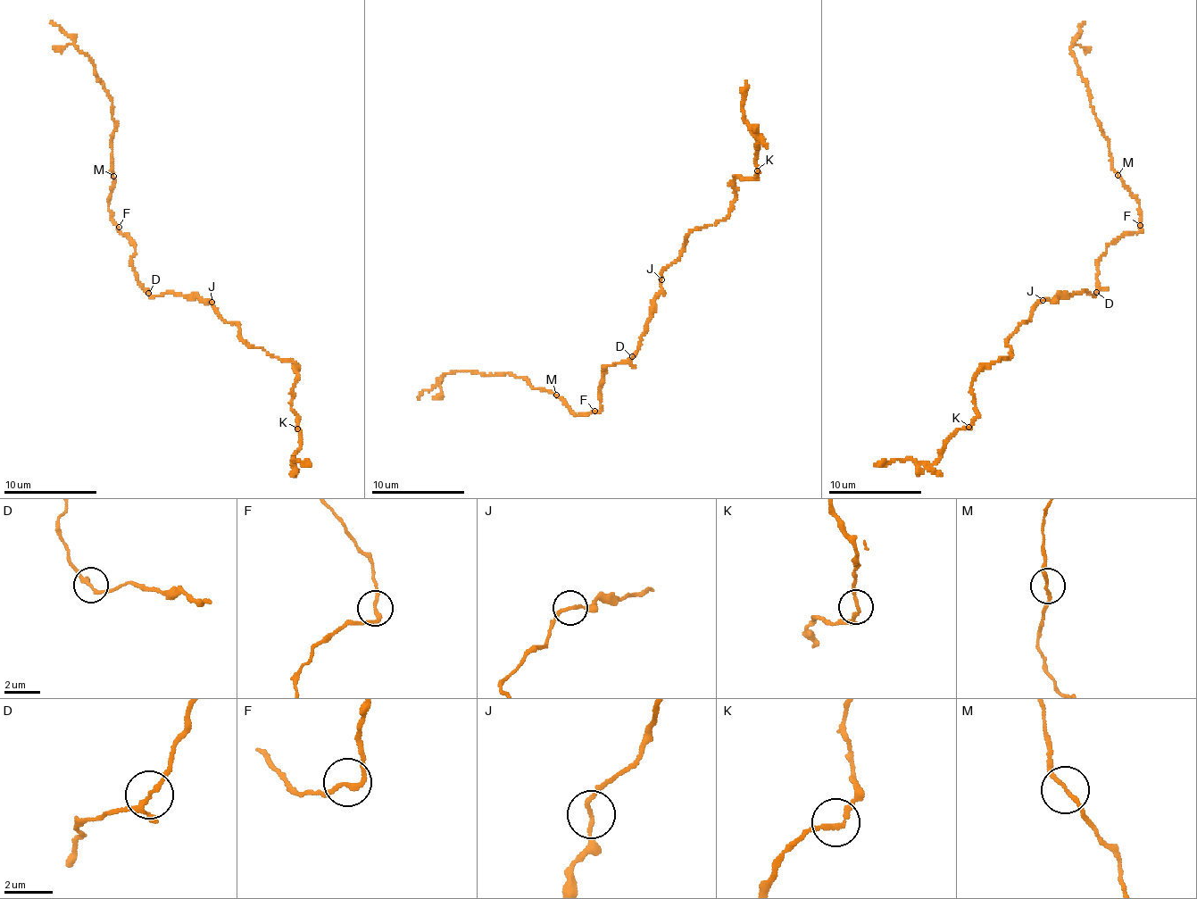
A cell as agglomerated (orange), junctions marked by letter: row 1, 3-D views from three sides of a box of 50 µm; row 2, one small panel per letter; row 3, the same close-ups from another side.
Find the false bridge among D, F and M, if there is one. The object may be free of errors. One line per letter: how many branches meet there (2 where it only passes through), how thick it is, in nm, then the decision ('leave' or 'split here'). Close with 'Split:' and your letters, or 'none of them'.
D: 3 branches meet; 160 nm thick; leave
F: 2 branches meet; 170 nm thick; leave
M: 2 branches meet; 150 nm thick; leave
Split: none of them

